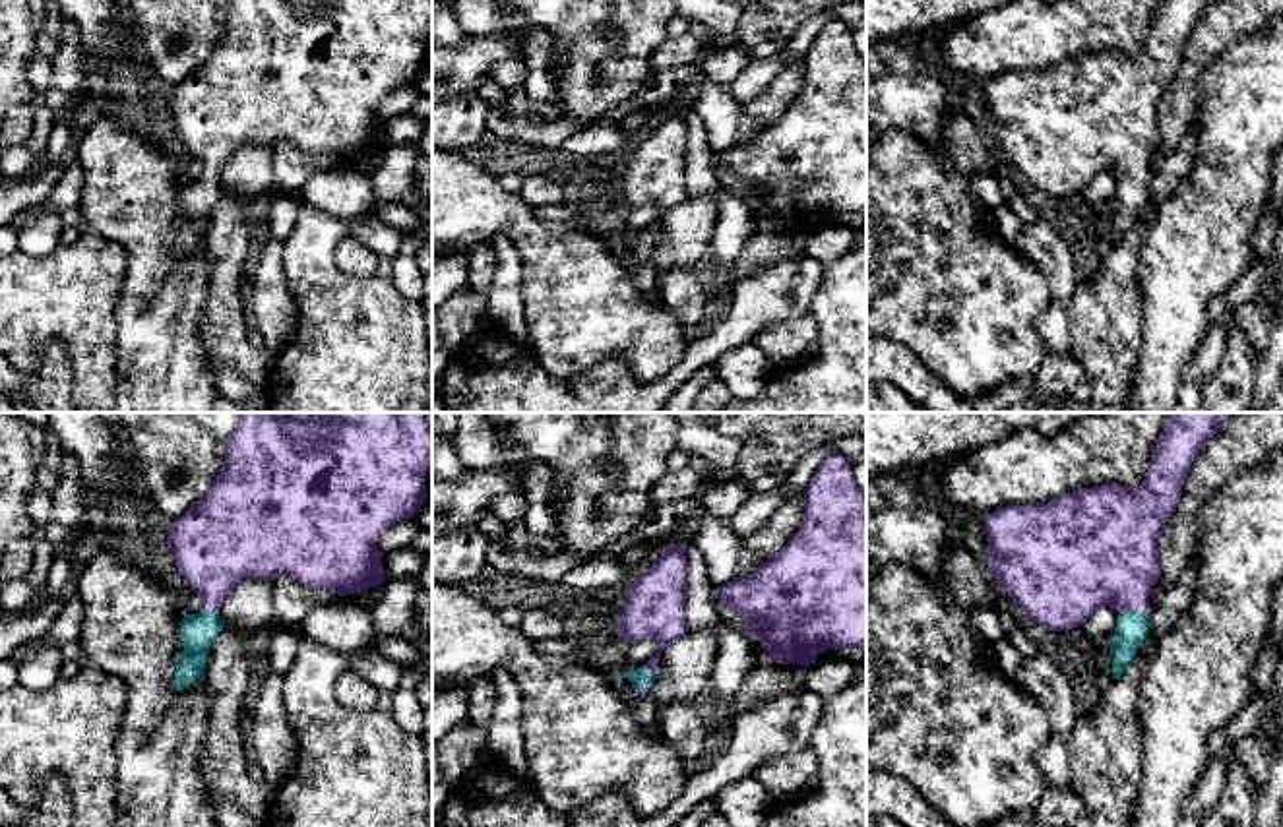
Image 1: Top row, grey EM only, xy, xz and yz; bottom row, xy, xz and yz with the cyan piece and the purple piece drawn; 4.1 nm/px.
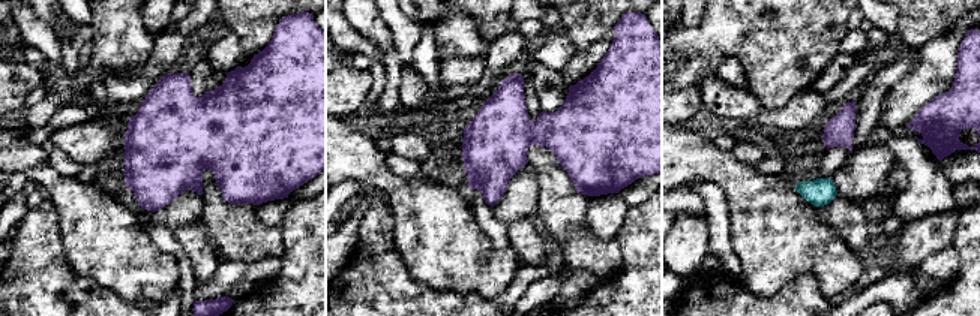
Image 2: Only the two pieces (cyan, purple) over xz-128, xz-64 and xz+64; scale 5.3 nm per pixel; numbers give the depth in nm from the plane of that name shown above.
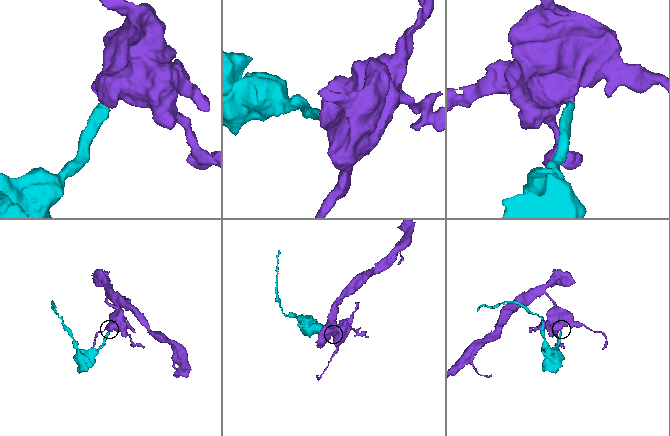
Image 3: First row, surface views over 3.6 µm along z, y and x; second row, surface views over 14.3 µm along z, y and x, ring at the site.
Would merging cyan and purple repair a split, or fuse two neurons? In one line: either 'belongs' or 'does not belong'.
belongs

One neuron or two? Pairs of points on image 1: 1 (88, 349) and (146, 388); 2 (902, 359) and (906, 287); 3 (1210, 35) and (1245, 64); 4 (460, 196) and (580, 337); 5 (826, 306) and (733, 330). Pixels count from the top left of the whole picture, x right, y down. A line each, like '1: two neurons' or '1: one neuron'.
1: two neurons
2: two neurons
3: two neurons
4: one neuron
5: two neurons

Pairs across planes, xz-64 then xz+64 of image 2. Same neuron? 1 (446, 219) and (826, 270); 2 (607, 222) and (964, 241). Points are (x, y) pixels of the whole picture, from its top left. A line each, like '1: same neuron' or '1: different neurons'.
1: same neuron
2: different neurons

